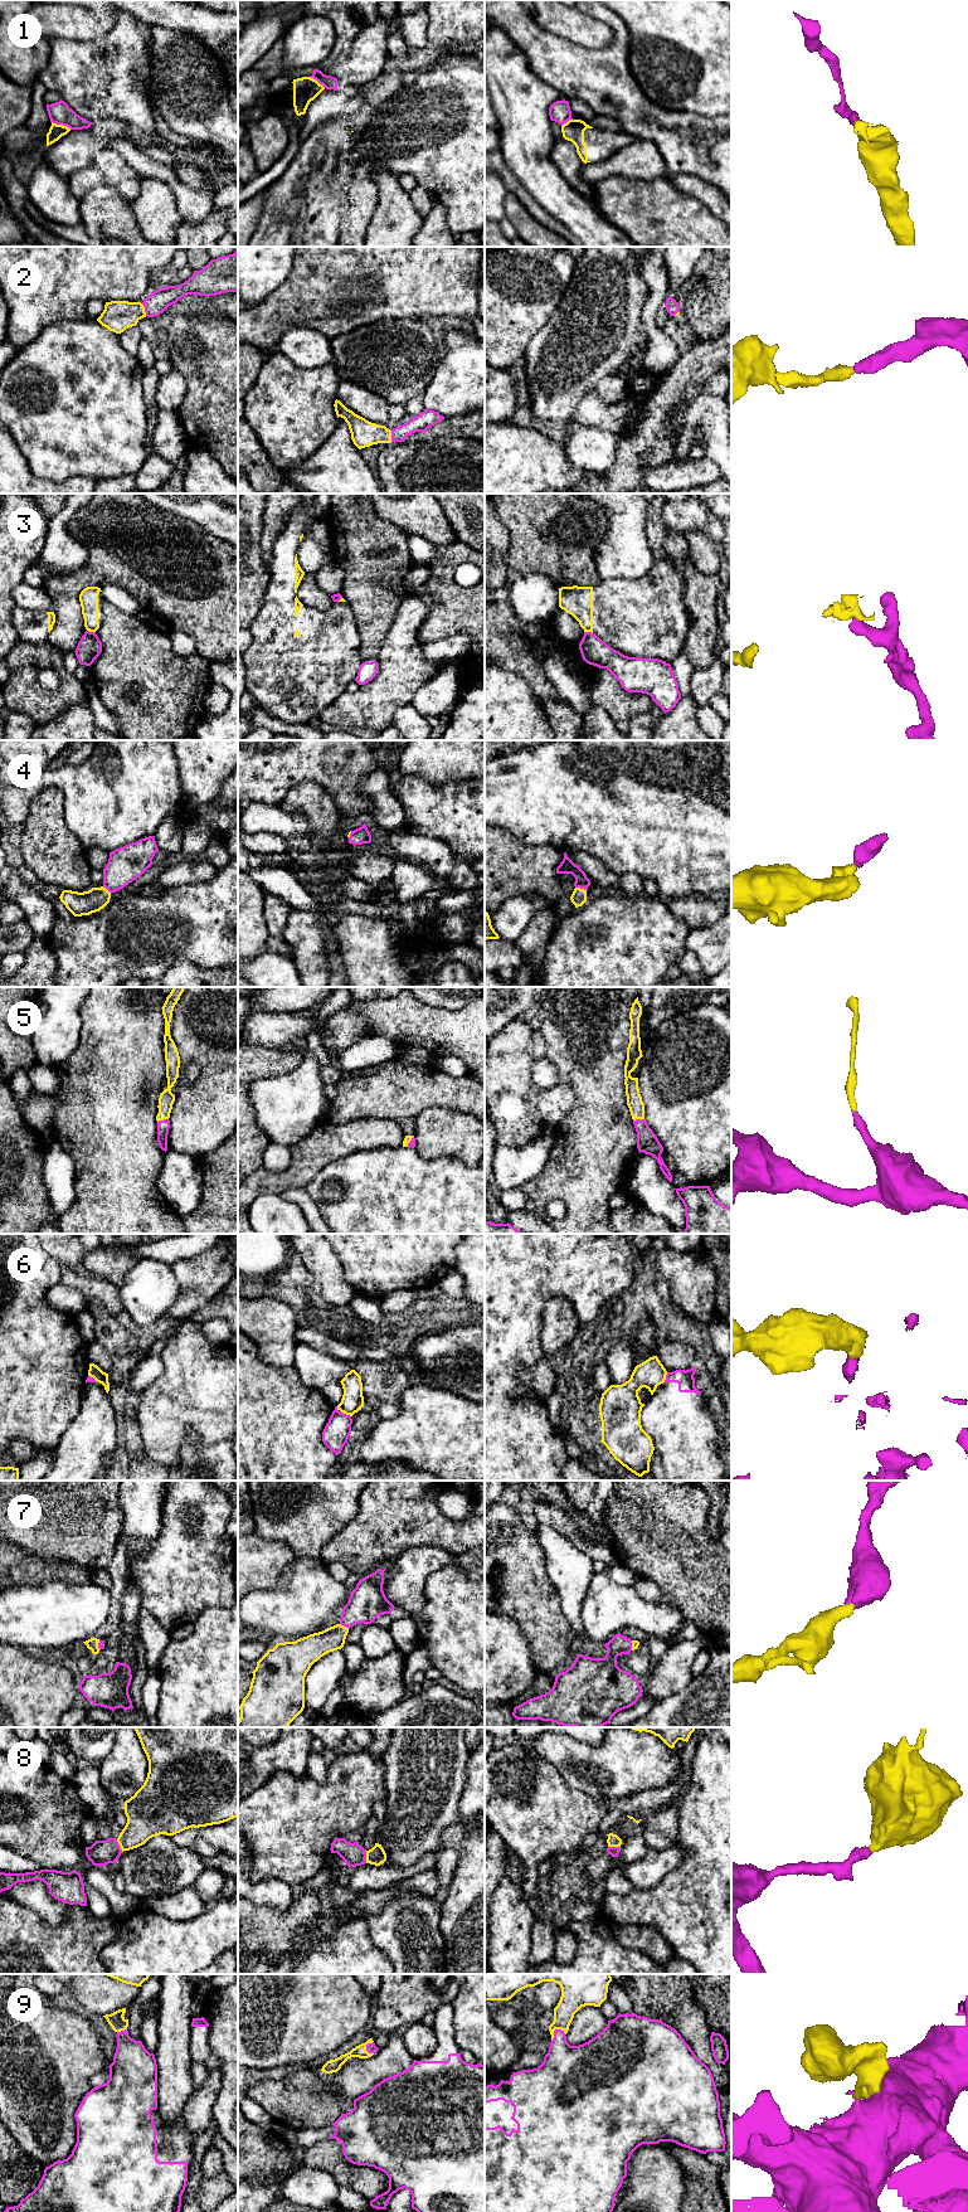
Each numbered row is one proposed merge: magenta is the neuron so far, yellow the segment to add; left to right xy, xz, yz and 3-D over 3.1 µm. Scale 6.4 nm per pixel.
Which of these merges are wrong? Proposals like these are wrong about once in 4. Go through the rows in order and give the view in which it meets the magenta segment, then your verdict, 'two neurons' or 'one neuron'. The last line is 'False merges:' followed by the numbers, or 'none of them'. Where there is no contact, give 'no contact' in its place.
1: contact in xy; two neurons
2: contact in xy; one neuron
3: contact in xy; two neurons
4: contact in yz; one neuron
5: contact in xy; one neuron
6: contact in xz; two neurons
7: contact in xz; one neuron
8: contact in xy; one neuron
9: contact in yz; one neuron
False merges: 1, 3, 6

